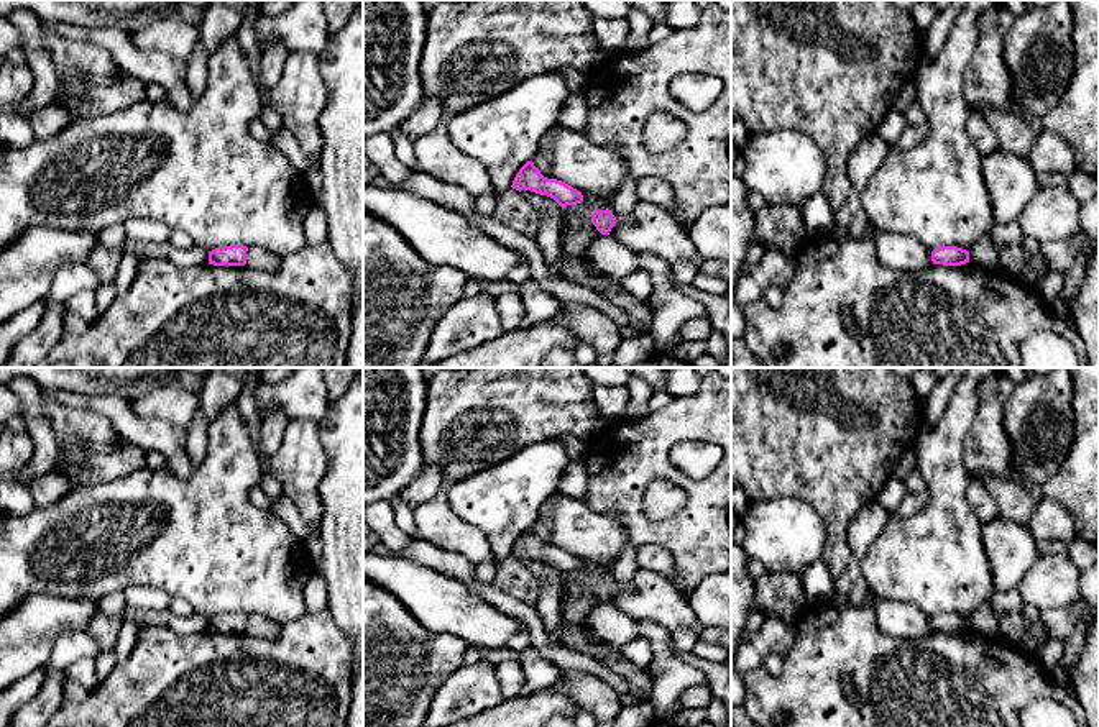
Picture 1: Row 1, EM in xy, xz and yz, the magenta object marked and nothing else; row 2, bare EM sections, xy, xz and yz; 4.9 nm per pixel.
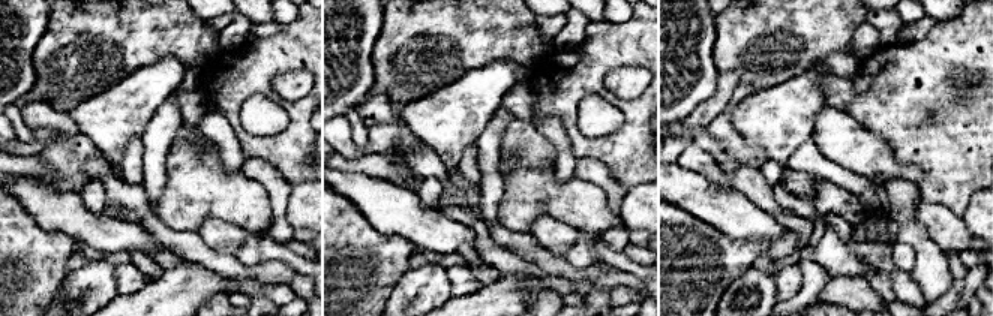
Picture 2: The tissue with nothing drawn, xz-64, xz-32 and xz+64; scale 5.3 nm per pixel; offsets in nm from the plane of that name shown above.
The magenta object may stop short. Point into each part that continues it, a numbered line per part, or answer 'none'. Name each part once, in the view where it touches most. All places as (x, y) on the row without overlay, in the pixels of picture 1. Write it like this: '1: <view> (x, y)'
none

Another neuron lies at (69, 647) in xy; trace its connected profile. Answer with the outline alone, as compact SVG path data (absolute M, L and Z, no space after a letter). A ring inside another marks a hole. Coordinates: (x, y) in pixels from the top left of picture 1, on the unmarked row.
M87 632L62 633L54 642L49 666L62 671L74 661L85 656L95 658L99 653L95 640Z

